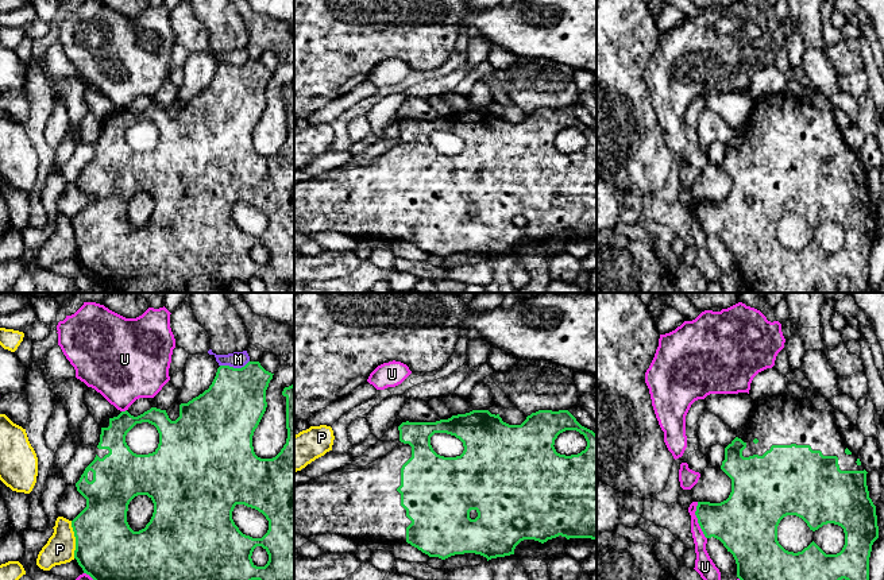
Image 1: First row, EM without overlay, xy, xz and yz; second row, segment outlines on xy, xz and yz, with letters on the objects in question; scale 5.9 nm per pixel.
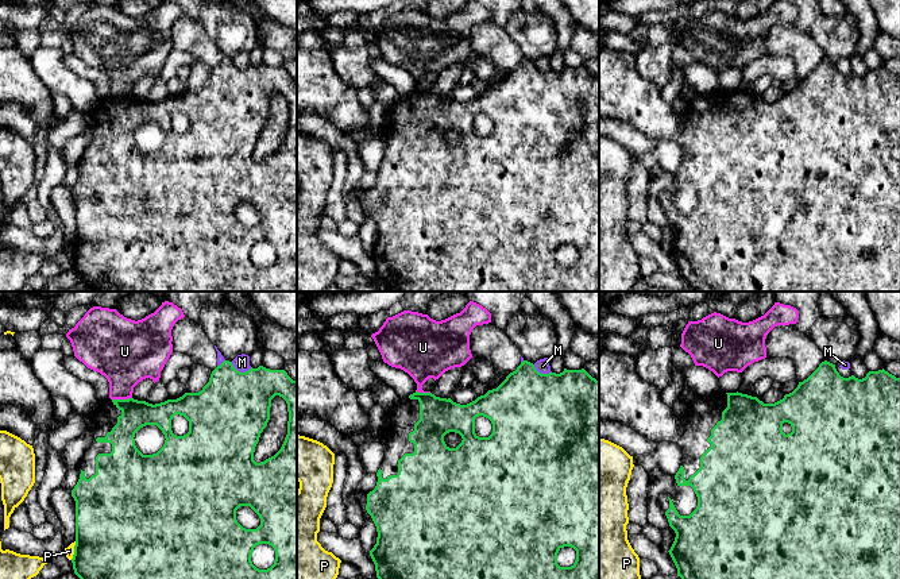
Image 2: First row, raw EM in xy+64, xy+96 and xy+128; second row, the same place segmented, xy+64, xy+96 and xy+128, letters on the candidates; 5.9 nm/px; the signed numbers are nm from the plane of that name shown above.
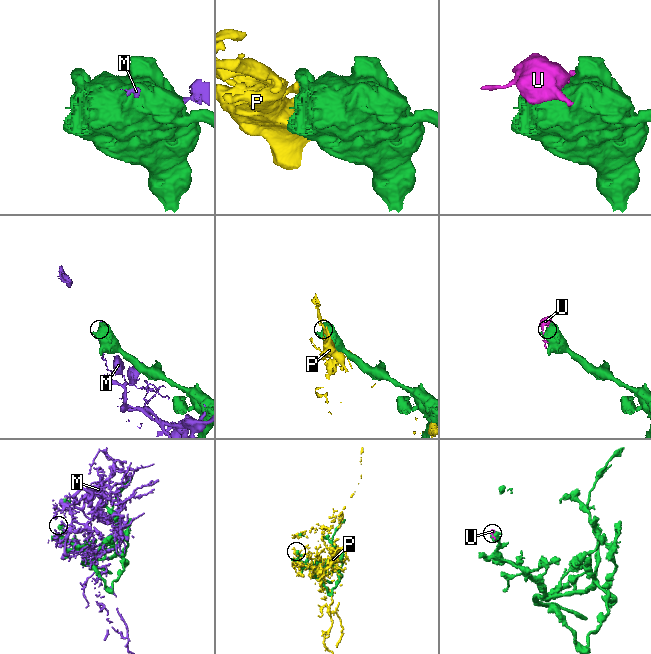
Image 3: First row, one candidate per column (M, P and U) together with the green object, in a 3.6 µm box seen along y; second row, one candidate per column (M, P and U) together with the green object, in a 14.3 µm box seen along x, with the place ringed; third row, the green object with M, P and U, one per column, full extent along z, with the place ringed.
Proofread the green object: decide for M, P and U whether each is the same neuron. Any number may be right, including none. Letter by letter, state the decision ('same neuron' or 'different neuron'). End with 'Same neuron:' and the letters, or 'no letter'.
M: different neuron
P: different neuron
U: different neuron
Same neuron: no letter

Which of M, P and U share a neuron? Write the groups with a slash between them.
M / P / U

